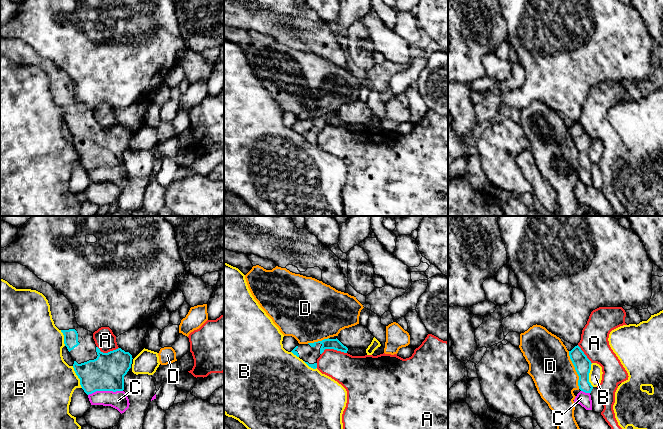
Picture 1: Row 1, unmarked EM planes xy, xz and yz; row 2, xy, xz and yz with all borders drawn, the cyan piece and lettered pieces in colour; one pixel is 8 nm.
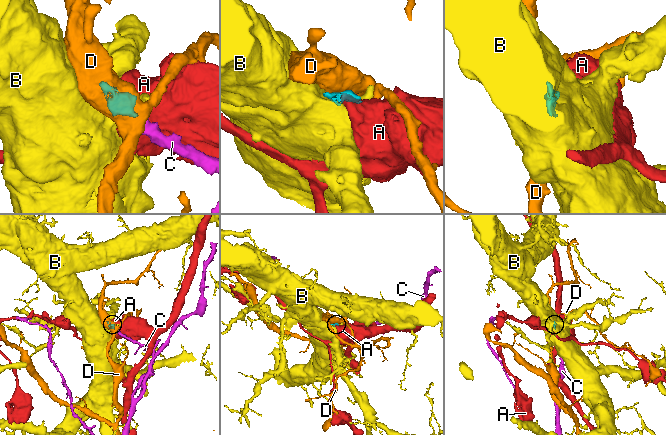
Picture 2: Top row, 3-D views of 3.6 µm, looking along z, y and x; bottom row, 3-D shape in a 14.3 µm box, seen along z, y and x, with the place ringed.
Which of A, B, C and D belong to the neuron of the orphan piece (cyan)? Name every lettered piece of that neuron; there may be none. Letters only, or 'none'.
C

